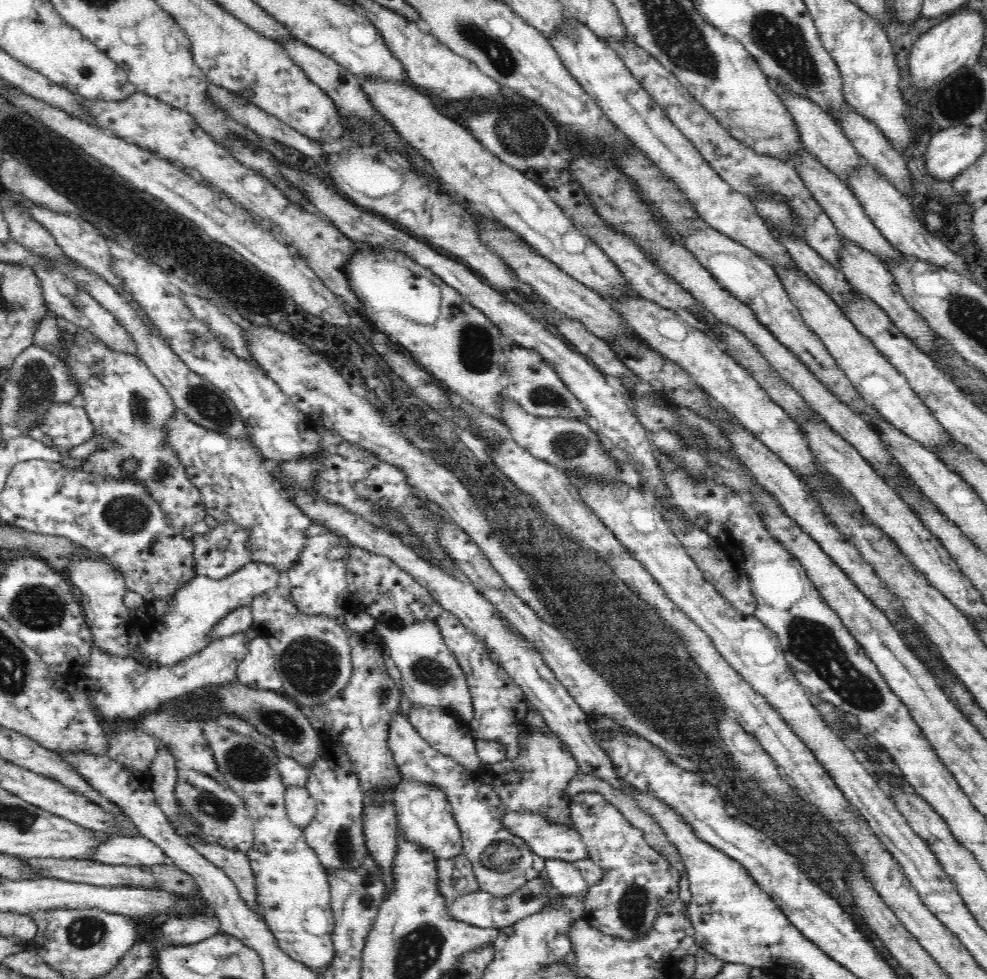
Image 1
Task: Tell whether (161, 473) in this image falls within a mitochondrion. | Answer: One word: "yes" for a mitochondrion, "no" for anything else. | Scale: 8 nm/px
yes

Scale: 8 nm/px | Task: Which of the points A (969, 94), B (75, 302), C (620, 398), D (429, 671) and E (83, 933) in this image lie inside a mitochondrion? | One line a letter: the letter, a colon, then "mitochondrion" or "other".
A: mitochondrion
B: mitochondrion
C: other
D: mitochondrion
E: mitochondrion

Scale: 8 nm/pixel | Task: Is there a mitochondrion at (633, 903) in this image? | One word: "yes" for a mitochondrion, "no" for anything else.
yes

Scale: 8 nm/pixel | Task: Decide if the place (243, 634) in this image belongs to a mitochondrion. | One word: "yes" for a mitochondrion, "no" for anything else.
no

